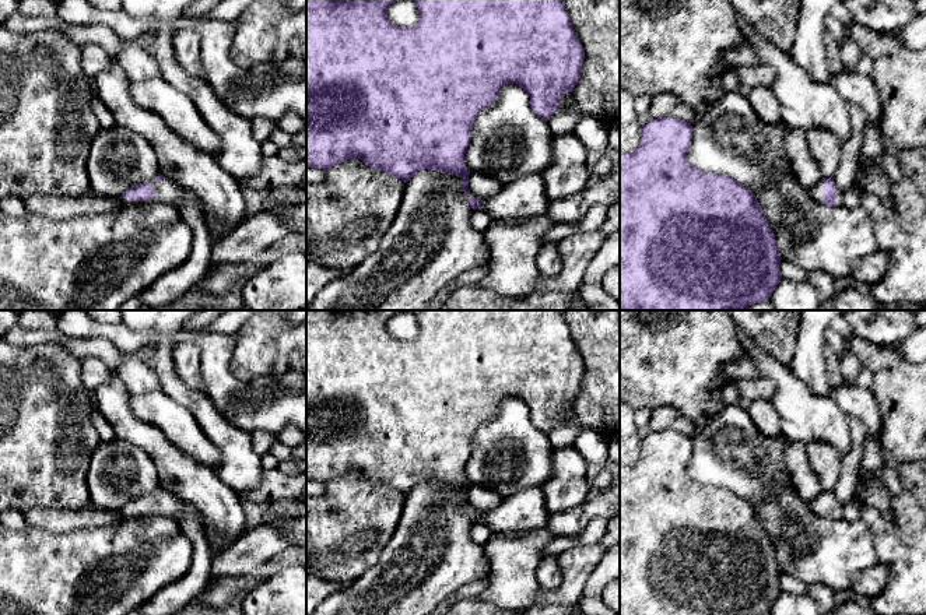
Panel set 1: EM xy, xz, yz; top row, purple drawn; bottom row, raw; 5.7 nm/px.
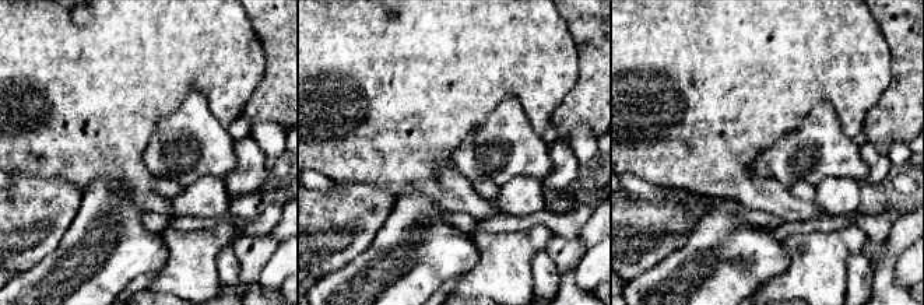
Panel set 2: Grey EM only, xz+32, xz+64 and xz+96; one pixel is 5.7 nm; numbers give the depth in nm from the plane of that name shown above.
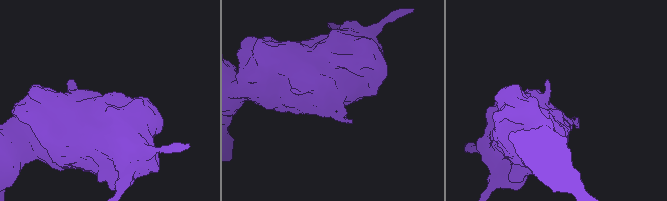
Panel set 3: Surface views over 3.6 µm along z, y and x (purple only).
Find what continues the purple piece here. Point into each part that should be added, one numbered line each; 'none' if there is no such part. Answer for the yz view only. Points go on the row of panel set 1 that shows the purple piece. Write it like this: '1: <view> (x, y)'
1: yz (816, 192)

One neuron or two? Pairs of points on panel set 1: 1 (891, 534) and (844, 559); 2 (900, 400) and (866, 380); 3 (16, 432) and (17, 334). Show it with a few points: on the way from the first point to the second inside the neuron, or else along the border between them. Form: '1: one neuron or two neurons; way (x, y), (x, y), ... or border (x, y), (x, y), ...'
1: two neurons; border (860, 517), (872, 536), (874, 558), (877, 561)
2: two neurons; border (865, 366), (872, 378), (870, 387)
3: two neurons; border (14, 345), (24, 347)

